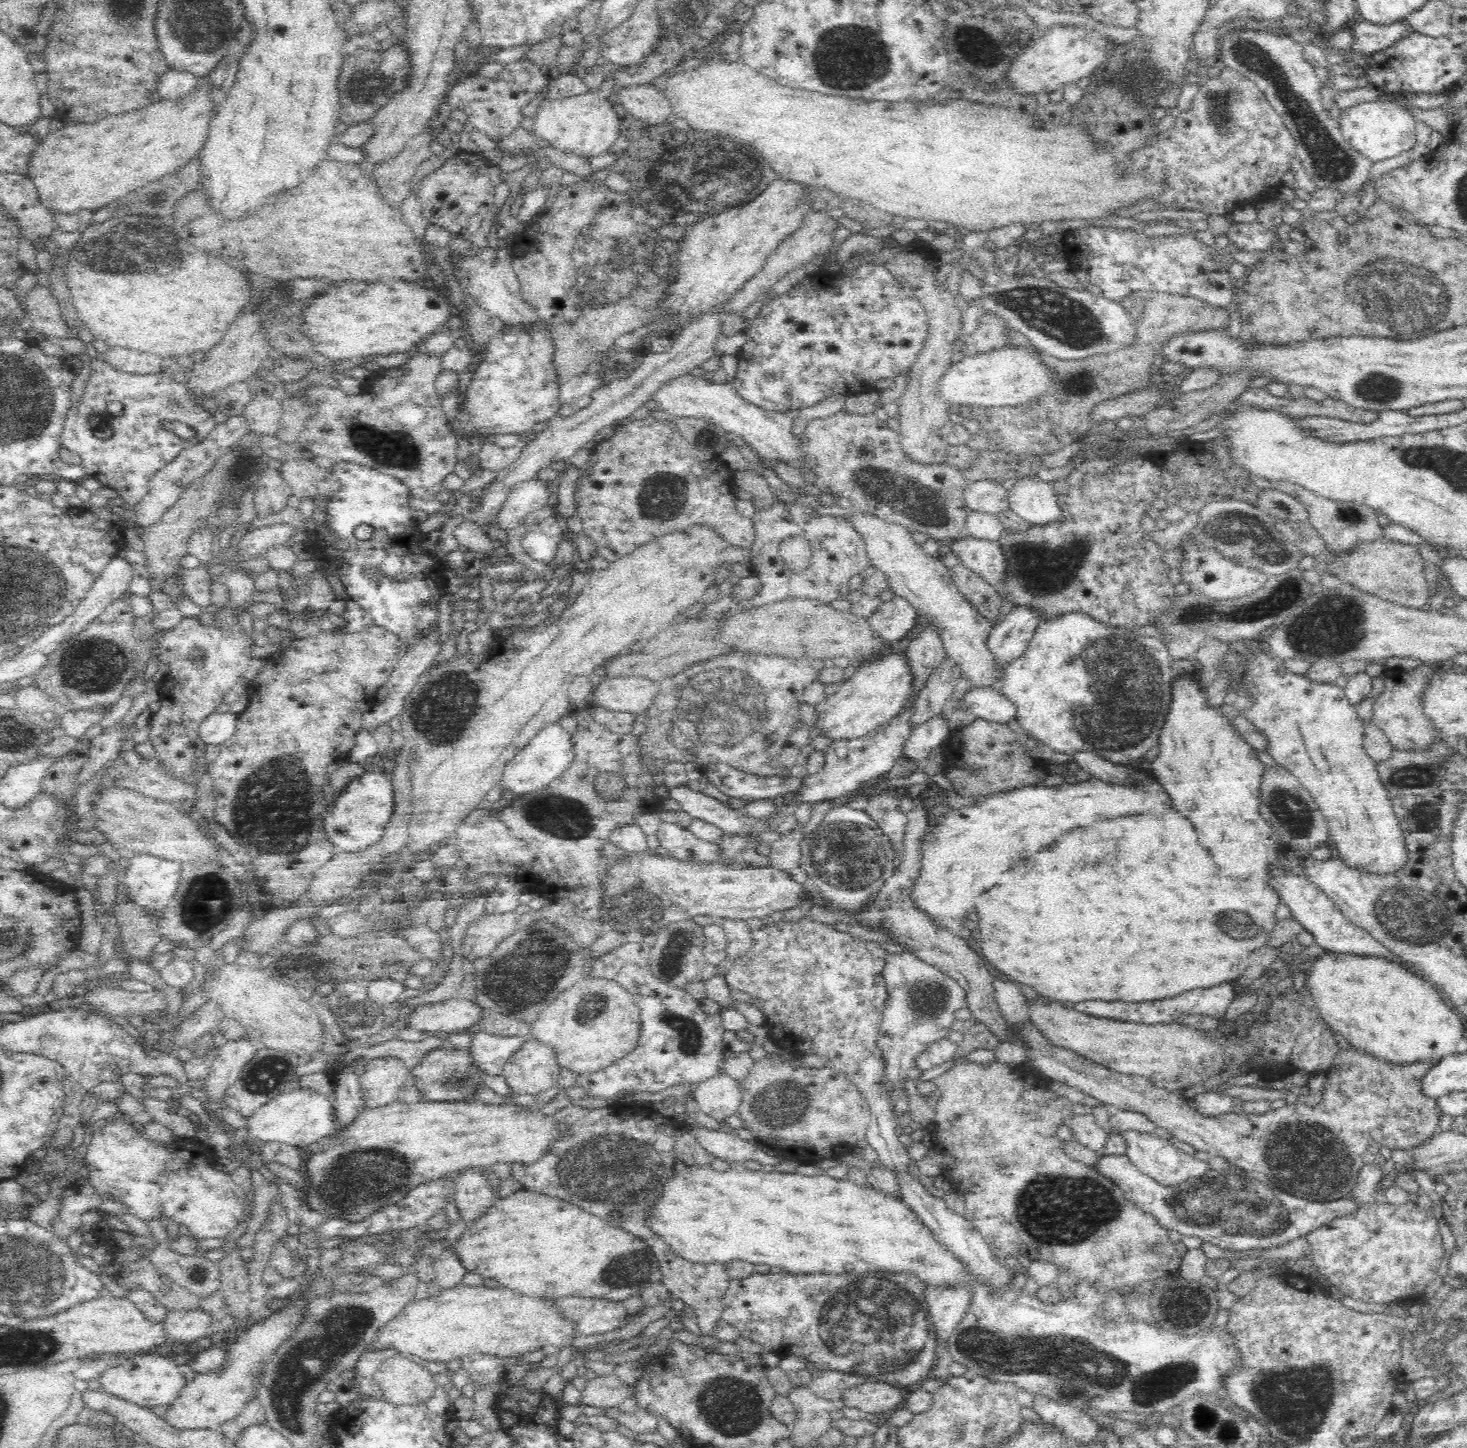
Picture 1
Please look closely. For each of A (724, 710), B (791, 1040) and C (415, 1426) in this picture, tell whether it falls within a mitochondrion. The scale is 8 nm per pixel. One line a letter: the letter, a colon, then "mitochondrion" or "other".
A: mitochondrion
B: other
C: other

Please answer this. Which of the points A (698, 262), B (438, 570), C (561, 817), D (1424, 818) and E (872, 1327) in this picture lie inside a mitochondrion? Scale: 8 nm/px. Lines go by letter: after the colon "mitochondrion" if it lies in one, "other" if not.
A: other
B: other
C: mitochondrion
D: mitochondrion
E: mitochondrion

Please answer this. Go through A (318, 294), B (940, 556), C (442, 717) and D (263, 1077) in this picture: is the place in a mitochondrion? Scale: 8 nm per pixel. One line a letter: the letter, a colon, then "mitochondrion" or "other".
A: other
B: other
C: mitochondrion
D: mitochondrion

